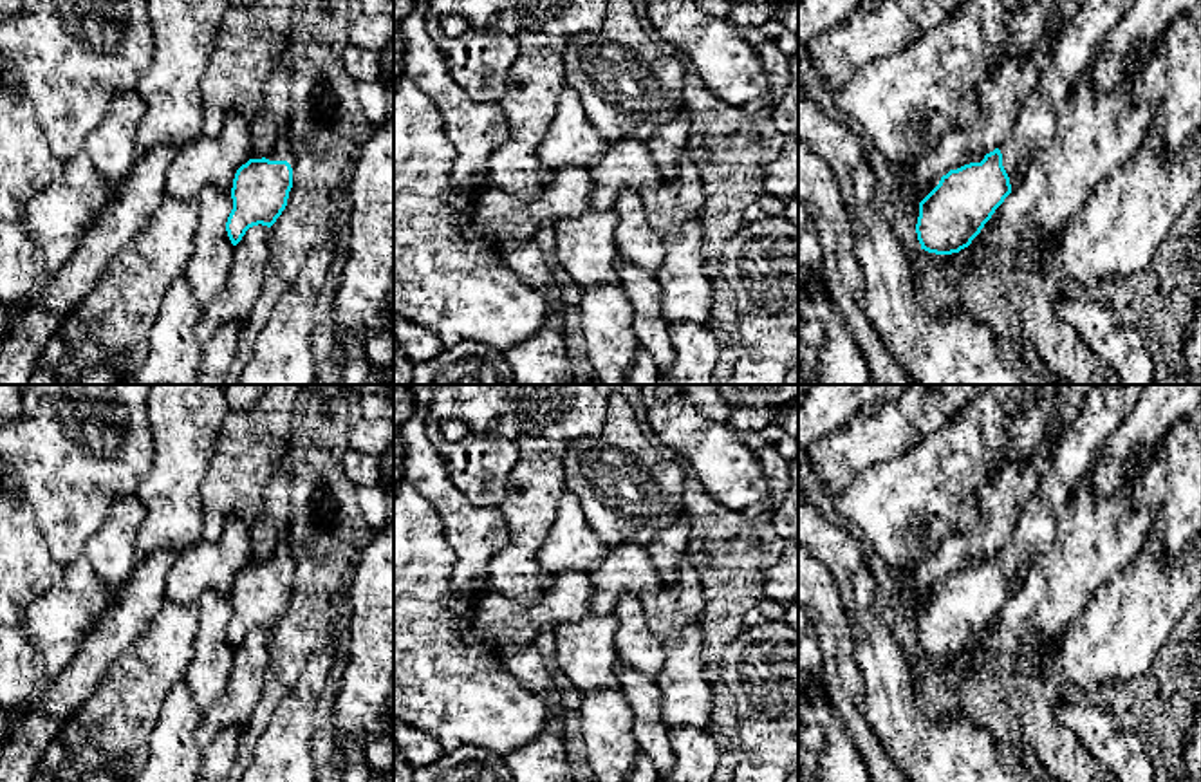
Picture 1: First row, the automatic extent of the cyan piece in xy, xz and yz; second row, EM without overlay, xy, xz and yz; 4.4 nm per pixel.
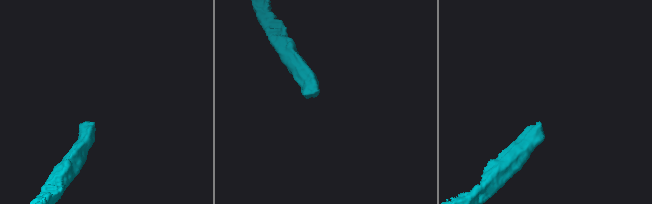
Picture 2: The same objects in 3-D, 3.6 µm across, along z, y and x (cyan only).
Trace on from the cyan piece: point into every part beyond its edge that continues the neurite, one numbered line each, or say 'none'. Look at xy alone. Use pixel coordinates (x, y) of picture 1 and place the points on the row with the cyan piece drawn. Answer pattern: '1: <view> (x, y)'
1: xy (282, 150)

